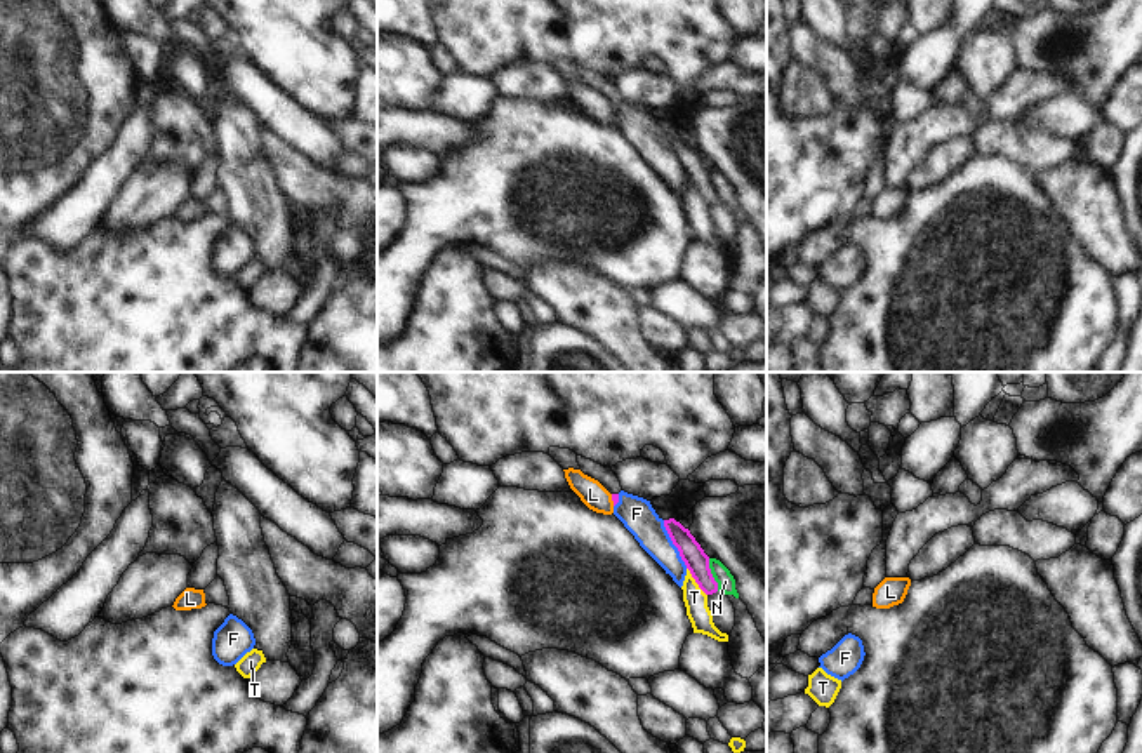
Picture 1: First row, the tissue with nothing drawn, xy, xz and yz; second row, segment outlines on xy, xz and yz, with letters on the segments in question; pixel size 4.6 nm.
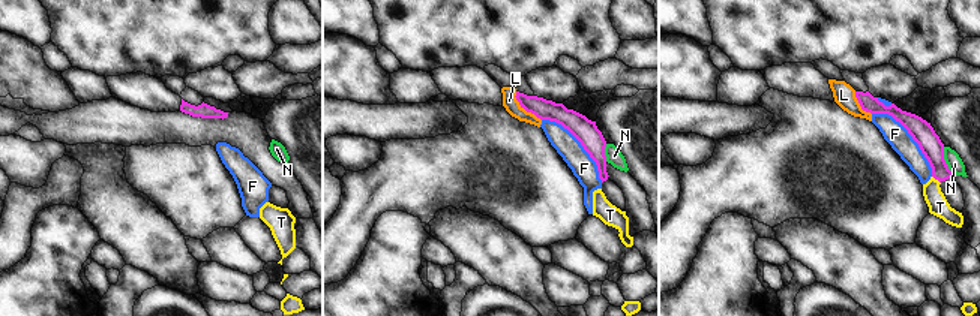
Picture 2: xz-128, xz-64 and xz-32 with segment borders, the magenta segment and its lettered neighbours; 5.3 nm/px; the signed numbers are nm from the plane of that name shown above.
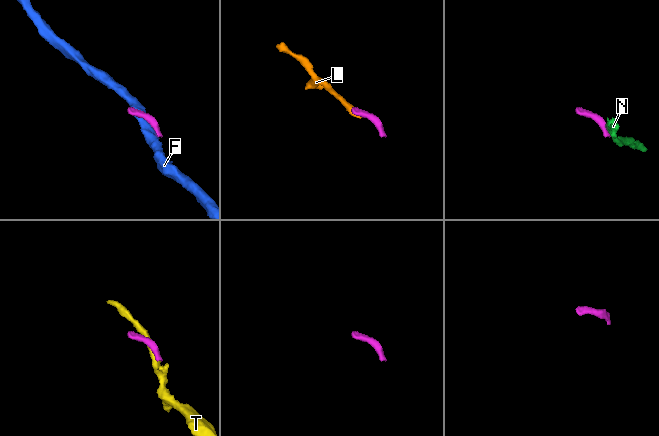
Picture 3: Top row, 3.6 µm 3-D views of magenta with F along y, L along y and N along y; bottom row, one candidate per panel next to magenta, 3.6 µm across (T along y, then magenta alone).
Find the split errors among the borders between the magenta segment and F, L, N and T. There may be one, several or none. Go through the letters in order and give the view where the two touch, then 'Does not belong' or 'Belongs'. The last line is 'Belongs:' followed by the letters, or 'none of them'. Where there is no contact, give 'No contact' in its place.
F: Touches magenta in xz. Does not belong
L: Touches magenta in xz. Belongs
N: Touches magenta in xz. Does not belong
T: Touches magenta in xz. Does not belong
Belongs: L

